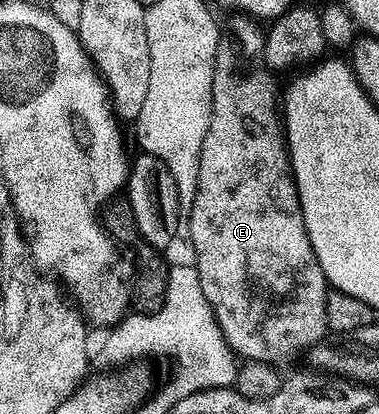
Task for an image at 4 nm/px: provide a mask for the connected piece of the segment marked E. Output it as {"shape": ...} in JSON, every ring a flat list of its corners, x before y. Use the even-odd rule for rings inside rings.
{"shape":[[253,22,237,24,230,32,222,35,221,44,217,48,215,58,215,74,213,75,213,109,211,122,207,130,207,138,203,138,203,150,199,158,199,182,195,190,195,198,191,206,191,242,195,242,196,270,199,282,202,283,203,294,210,303,218,328,226,340,227,346,234,356,242,361,254,360,264,364,282,366,297,359,301,354,310,349,312,351,328,335,326,302,329,297,329,283,315,258,311,238,307,234,307,226,303,222,303,210,299,202,297,184,293,181,293,167,289,165,289,145,285,142,285,129,283,116,279,111,279,84,273,81,274,73,266,67,264,58,266,33,257,28]]}

